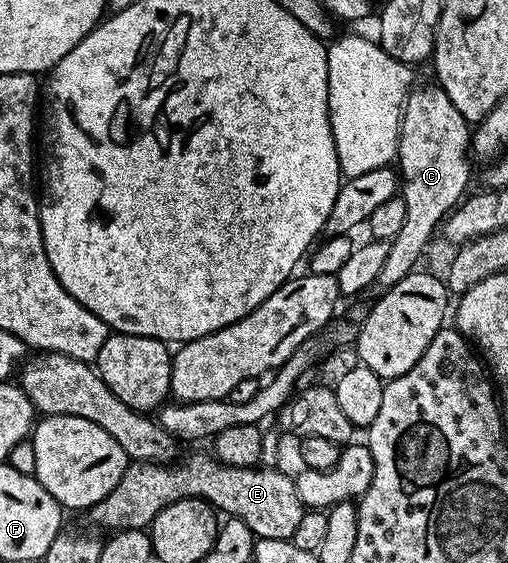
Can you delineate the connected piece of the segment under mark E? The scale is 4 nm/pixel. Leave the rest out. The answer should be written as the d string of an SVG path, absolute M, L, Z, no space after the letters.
M204 452L182 460L171 464L129 463L118 486L102 502L87 509L86 516L100 528L112 528L108 530L144 530L166 506L185 498L199 498L221 513L242 518L262 540L291 540L294 530L298 530L298 522L302 522L306 509L298 498L295 479L279 472L279 467L239 468L221 464L215 455L208 453L207 456Z

